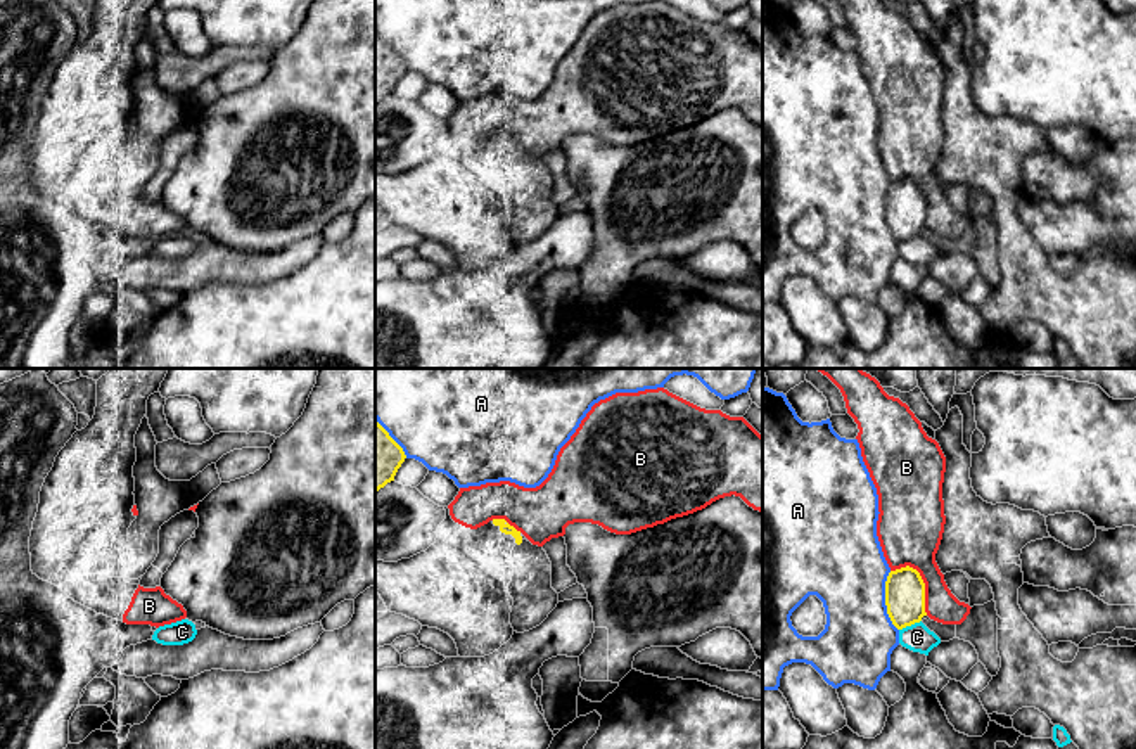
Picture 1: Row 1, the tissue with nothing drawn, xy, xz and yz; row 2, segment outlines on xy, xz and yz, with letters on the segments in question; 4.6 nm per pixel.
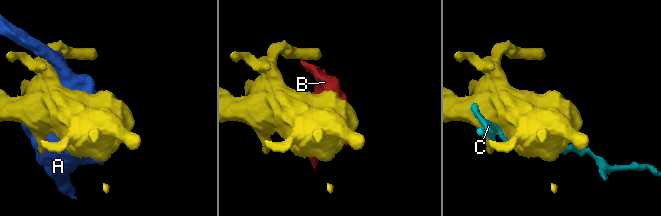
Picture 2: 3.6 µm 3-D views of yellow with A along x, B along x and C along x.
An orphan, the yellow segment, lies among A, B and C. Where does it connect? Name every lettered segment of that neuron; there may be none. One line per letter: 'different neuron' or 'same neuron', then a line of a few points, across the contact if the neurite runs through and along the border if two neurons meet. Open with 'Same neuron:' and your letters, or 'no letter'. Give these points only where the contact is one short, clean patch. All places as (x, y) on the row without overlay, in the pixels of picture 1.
Same neuron: no letter
A: different neuron
B: different neuron
C: different neuron

